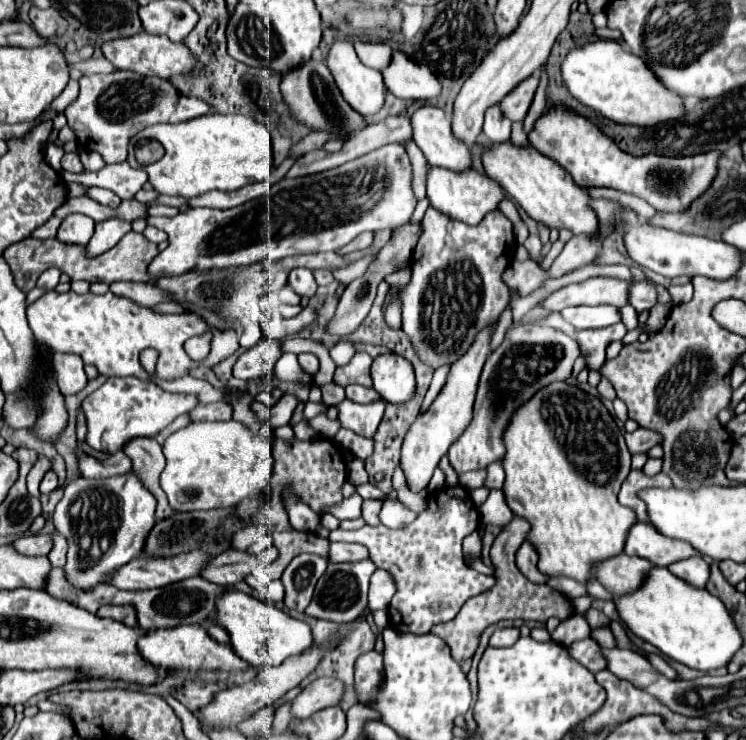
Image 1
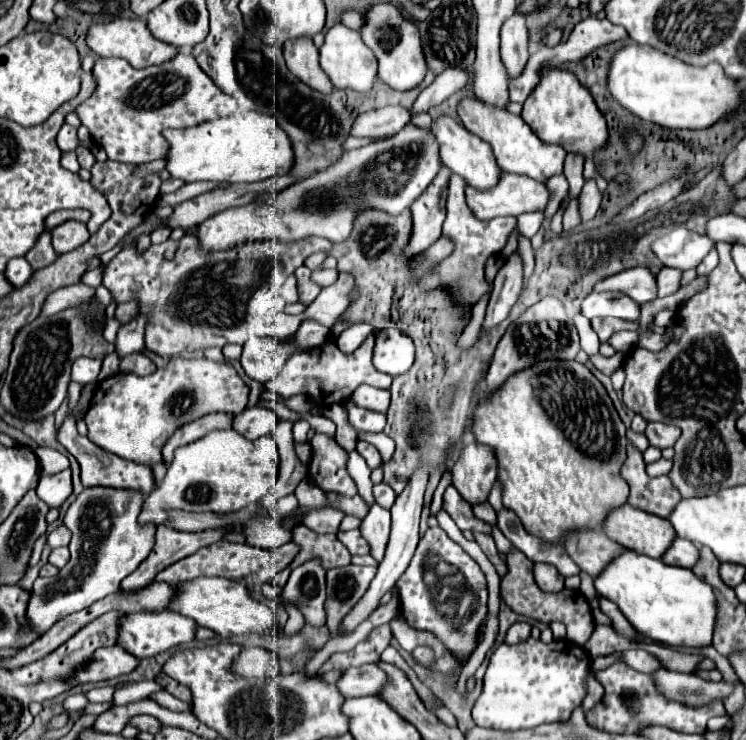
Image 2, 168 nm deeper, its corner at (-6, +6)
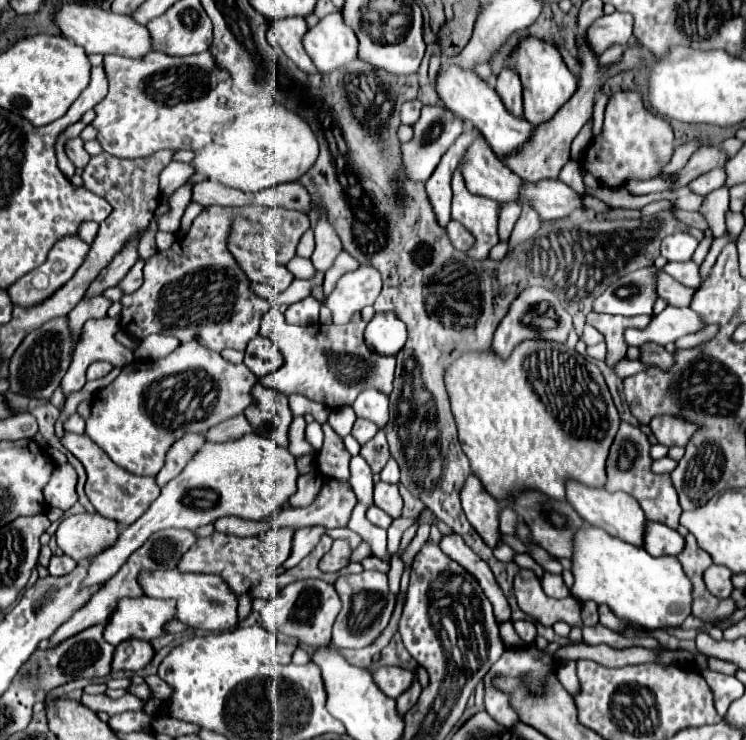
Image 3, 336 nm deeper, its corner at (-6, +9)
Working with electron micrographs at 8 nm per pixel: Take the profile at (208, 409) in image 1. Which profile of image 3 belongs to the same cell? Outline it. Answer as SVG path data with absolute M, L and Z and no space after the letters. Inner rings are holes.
M186 433L186 437L178 439L168 455L166 455L166 465L160 469L160 473L156 475L156 483L162 487L164 483L168 483L170 479L174 479L186 465L186 461L206 443L204 433Z

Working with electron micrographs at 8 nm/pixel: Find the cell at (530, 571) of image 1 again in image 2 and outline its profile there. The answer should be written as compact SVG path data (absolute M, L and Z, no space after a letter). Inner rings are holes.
M534 564L534 578L544 592L560 592L564 588L564 576L550 564Z

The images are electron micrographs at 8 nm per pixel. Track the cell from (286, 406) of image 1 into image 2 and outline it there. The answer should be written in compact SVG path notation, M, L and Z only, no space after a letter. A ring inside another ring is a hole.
M246 408L240 416L234 416L232 420L232 428L246 436L248 440L256 440L260 436L266 436L274 430L274 426L278 424L278 418L272 410L266 408Z

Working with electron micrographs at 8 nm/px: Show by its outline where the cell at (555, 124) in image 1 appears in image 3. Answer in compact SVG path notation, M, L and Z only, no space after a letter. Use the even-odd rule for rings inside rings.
M526 37L522 39L520 47L512 55L512 65L516 65L516 71L522 79L522 95L524 95L524 119L532 125L540 125L550 121L554 113L576 93L578 79L568 71L566 63L562 61L560 51L546 41Z

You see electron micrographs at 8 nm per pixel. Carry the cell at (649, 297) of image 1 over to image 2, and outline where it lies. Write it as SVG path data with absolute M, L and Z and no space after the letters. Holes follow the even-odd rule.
M662 268L658 272L658 296L670 296L680 288L680 280L682 280L682 270L680 268Z

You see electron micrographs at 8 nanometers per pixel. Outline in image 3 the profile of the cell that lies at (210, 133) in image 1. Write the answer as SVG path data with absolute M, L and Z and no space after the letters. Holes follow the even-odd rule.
M272 105L266 109L254 109L246 115L234 117L218 137L196 151L192 167L208 179L242 191L262 191L280 183L290 183L302 177L318 157L318 141L308 123L284 105Z

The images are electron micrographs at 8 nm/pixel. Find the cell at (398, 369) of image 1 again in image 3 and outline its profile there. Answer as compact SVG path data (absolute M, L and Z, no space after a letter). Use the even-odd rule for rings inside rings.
M376 313L368 323L364 339L370 349L382 355L398 355L406 343L406 325L394 313Z

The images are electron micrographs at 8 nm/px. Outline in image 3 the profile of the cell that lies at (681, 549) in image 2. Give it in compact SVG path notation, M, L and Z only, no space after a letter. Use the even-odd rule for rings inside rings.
M654 521L648 523L650 525L646 525L646 539L644 539L644 547L648 553L652 553L654 557L662 557L662 555L676 557L678 553L682 553L686 541L676 529L670 529Z

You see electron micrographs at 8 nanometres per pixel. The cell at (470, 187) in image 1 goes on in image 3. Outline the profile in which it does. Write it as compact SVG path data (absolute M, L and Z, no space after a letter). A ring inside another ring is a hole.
M524 181L518 193L518 205L528 203L542 219L568 217L582 199L562 181Z

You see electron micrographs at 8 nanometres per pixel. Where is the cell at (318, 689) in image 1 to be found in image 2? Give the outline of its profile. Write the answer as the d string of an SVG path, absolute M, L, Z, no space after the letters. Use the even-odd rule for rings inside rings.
M364 664L358 668L350 668L344 672L344 676L338 680L338 690L342 690L346 698L350 696L368 696L368 694L380 694L382 688L388 684L386 672L378 664Z

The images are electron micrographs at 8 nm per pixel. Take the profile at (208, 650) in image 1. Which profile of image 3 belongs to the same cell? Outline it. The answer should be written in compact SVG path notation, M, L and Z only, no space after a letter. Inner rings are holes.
M146 595L136 597L136 599L122 599L106 623L104 639L114 647L126 639L152 641L156 637L166 635L166 623L170 621L174 621L174 601L160 601Z

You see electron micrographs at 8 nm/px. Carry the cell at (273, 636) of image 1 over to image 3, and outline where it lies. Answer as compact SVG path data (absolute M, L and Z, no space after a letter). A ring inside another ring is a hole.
M178 569L172 571L150 571L140 575L140 585L148 597L156 599L174 599L178 613L176 619L204 631L228 631L234 629L238 623L238 597L230 593L230 587L218 575L206 573L180 573Z

